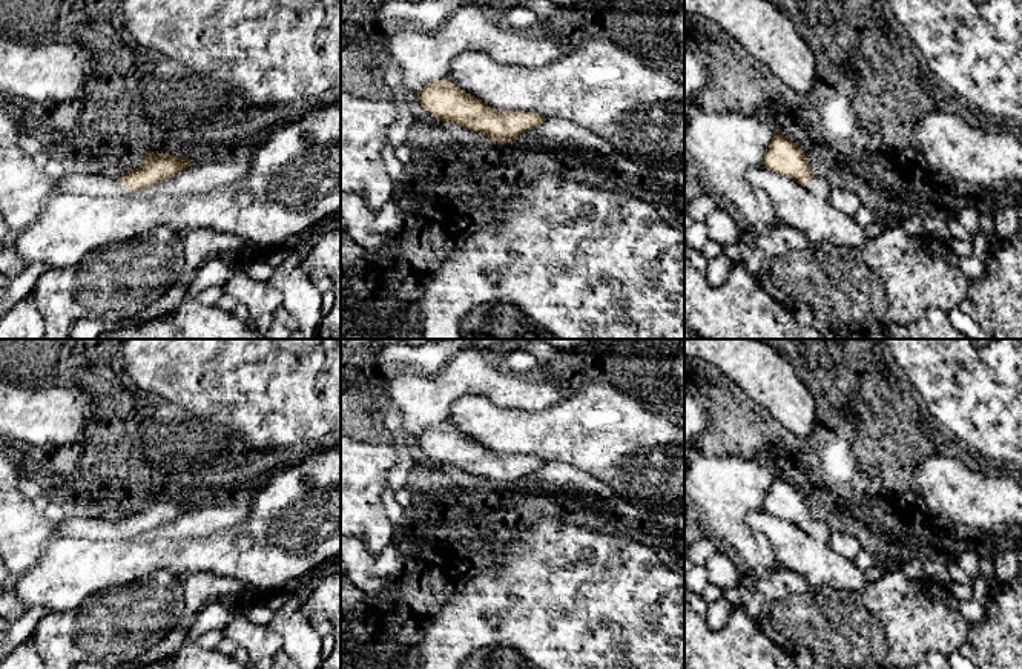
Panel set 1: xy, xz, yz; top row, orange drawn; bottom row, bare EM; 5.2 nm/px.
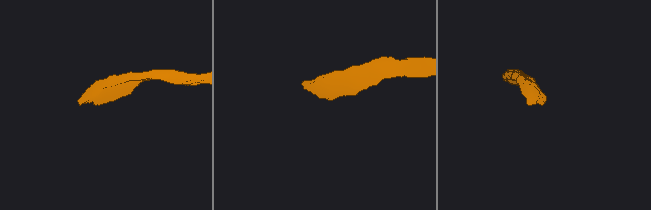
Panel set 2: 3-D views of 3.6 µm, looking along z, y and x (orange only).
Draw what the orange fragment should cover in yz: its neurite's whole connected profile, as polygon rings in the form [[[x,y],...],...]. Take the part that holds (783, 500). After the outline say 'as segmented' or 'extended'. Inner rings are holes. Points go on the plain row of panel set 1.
[[[775,473],[764,499],[764,511],[796,525],[815,540],[829,542],[836,528],[832,523],[816,520],[806,503],[806,497],[778,473]]]; extended

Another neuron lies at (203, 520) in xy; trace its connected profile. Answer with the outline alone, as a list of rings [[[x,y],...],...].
[[[226,500],[196,506],[176,520],[144,532],[135,540],[149,542],[167,537],[206,537],[239,526],[247,517],[241,502]]]

